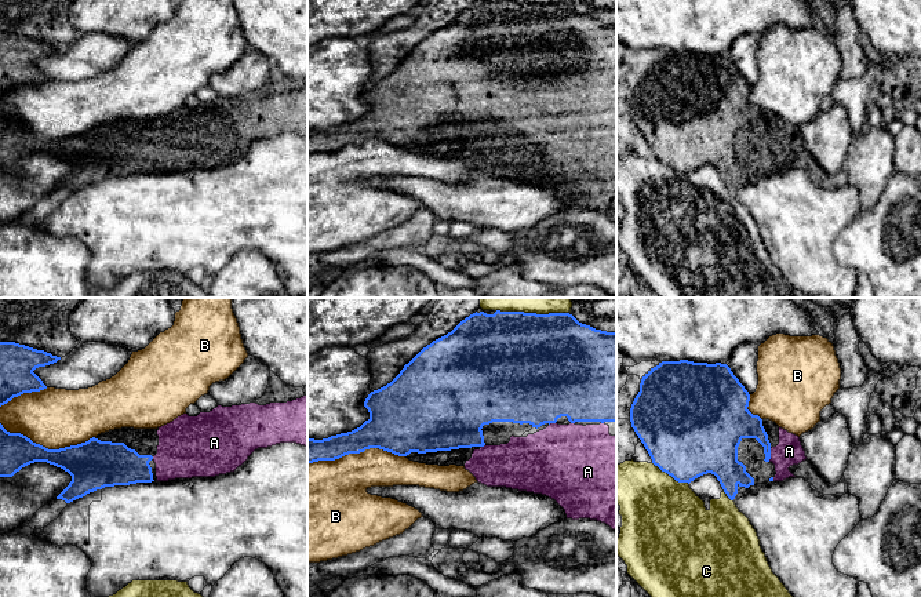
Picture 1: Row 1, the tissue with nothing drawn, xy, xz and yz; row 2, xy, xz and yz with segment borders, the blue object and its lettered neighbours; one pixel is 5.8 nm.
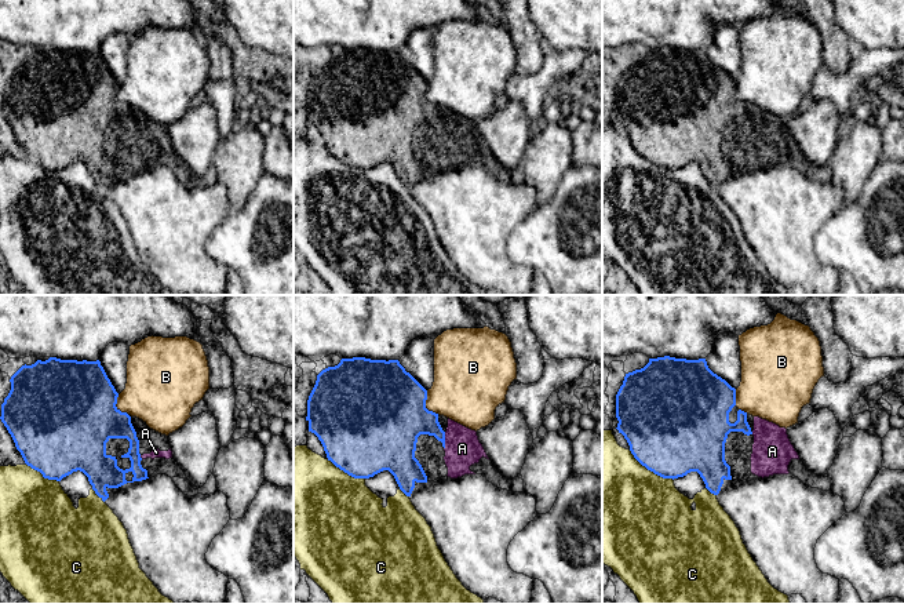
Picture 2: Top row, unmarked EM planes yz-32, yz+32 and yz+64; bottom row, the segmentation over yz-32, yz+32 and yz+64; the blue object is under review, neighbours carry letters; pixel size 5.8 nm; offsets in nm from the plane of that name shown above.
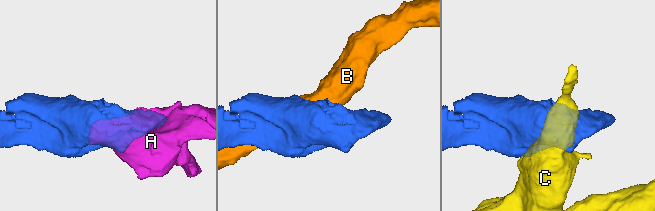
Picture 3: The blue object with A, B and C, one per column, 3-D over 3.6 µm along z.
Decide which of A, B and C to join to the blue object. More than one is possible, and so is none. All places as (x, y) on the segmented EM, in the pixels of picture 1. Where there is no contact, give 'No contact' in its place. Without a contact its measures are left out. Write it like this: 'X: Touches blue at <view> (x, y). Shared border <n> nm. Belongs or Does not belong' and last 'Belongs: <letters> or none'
A: Touches blue at yz (770, 455). Shared border 80 nm. Belongs
B: Touches blue at xz (356, 452). Shared border 550 nm. Does not belong
C: Touches blue at yz (670, 474). Shared border 260 nm. Does not belong
Belongs: A

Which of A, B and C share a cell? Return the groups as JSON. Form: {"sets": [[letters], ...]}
{"sets": [["A"], ["B"], ["C"]]}

